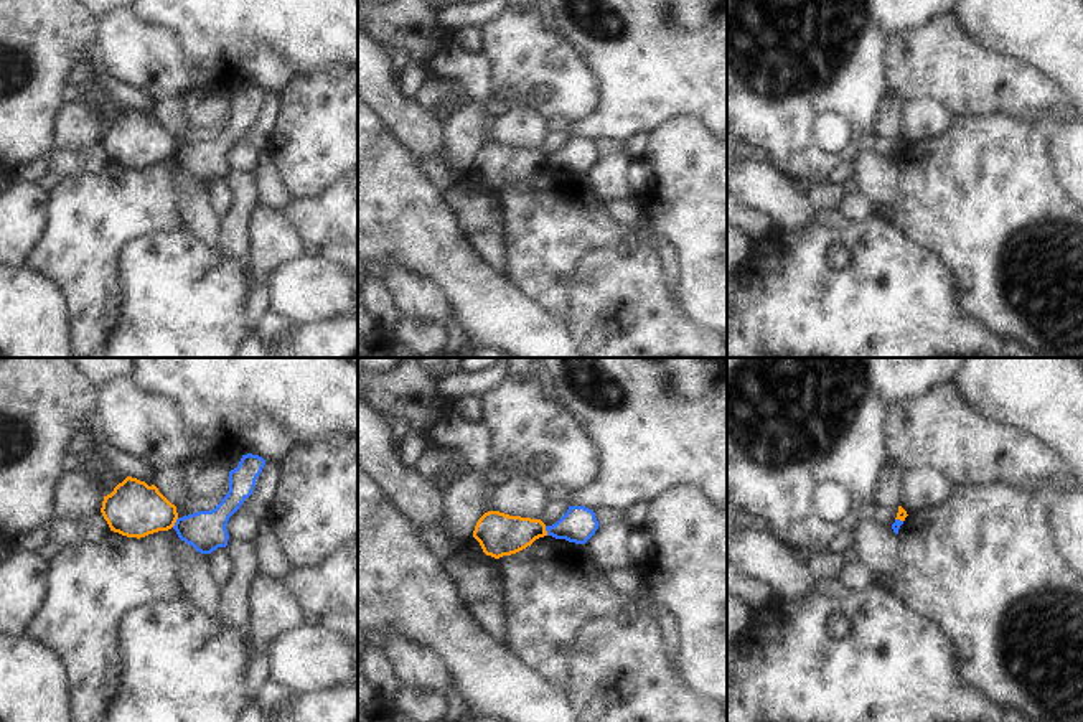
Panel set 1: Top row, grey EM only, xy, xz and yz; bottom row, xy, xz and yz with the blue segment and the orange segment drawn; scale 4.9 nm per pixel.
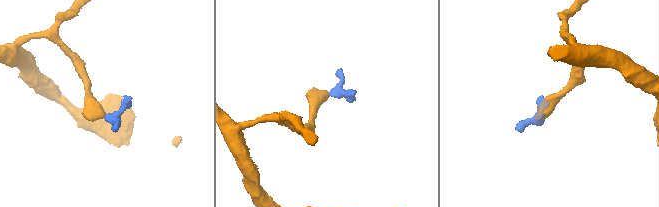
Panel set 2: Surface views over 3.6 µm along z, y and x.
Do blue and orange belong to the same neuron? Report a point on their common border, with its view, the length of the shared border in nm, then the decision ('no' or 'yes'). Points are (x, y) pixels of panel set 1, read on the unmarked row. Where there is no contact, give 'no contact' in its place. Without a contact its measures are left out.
meets blue in xy at (175, 154); contact 60 nm long; no

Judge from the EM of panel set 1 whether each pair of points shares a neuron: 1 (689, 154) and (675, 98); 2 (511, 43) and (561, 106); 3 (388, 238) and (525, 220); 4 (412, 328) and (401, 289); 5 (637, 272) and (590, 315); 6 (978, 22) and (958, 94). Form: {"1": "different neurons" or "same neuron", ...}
{"1": "different neurons", "2": "same neuron", "3": "different neurons", "4": "different neurons", "5": "same neuron", "6": "different neurons"}

